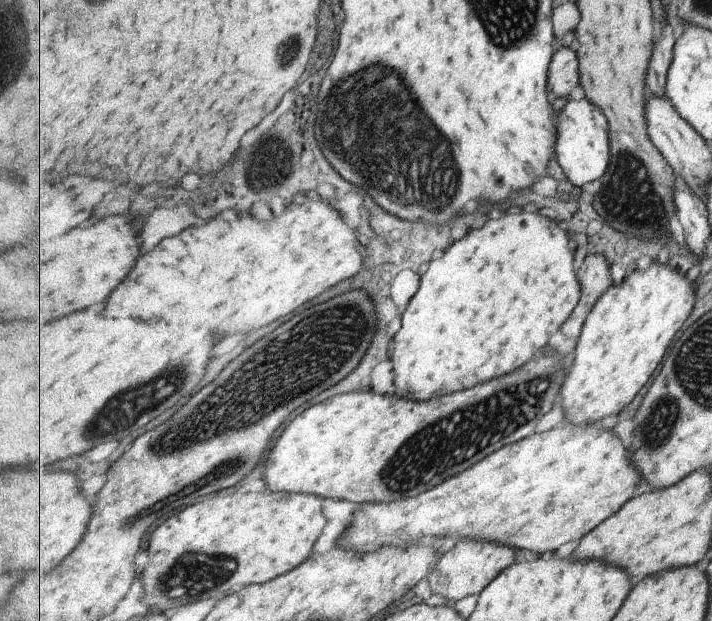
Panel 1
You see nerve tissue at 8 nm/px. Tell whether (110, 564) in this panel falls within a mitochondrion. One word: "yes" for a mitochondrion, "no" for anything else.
no

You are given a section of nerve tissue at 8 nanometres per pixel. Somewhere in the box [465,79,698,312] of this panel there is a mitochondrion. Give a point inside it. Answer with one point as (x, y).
(629, 197)

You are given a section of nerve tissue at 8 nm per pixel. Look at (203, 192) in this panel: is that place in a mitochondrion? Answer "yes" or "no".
no

